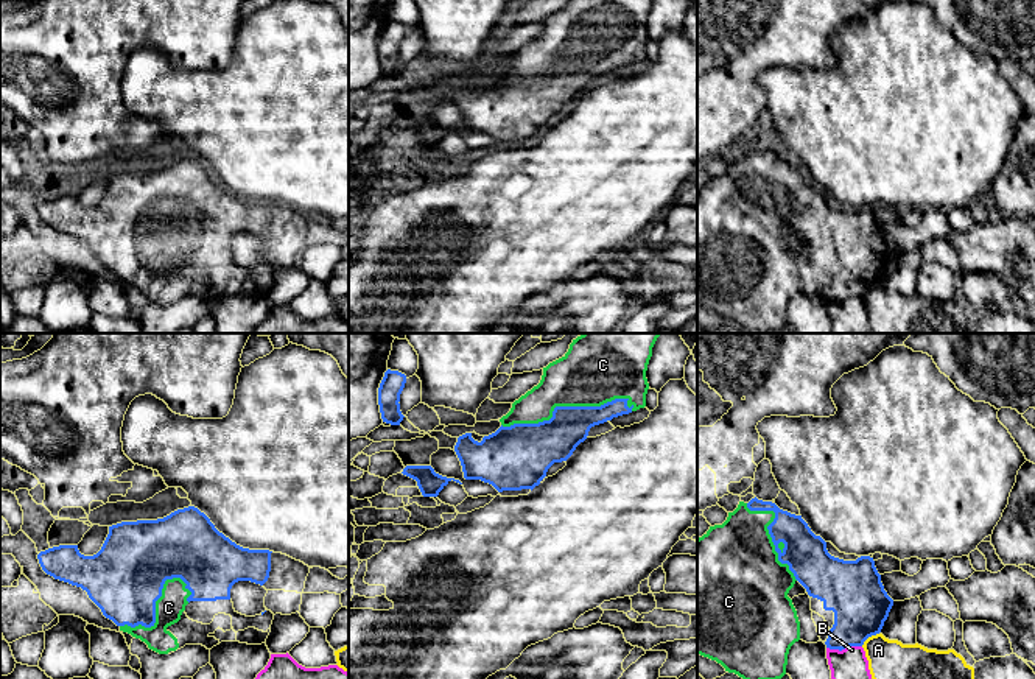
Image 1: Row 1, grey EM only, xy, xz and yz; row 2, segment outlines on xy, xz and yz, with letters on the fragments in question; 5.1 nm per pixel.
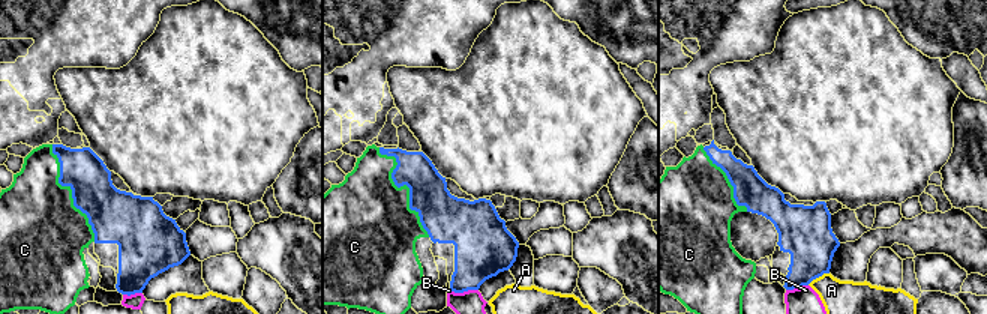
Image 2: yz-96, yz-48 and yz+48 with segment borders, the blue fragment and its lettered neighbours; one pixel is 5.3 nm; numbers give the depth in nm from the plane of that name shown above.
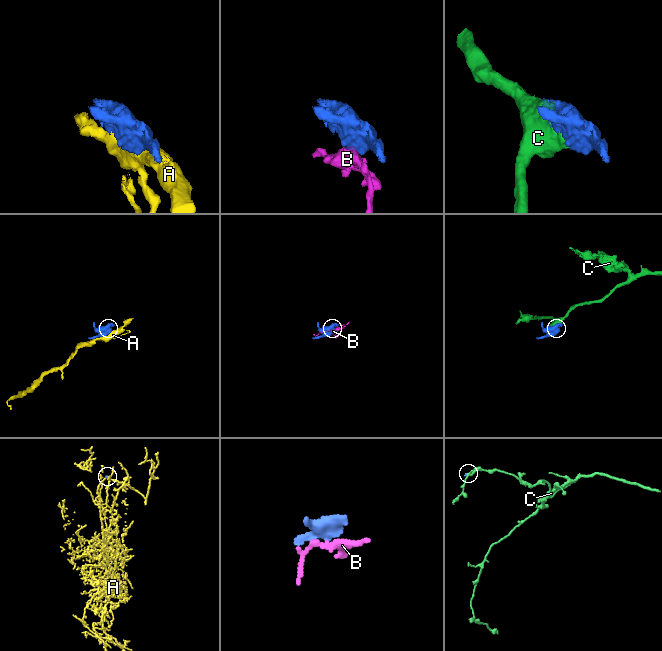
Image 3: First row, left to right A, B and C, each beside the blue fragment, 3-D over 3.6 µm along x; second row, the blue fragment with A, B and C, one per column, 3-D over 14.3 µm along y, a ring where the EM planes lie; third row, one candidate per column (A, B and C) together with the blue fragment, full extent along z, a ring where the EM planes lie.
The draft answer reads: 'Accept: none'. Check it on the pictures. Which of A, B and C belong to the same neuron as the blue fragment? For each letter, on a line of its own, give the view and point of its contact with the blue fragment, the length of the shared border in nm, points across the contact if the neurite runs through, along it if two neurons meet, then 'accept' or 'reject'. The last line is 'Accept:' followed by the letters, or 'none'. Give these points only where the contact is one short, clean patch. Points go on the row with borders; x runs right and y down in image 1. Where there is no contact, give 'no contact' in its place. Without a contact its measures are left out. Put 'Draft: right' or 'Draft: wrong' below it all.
A: meets blue in yz at (869, 636); contact 120 nm long; border along yz (878, 633), (872, 634), (861, 645); reject
B: meets blue in yz at (844, 648); contact 180 nm long; border along yz (861, 645), (849, 645), (841, 650), (827, 648); reject
C: meets blue in xz at (567, 407); contact 700 nm long; accept
Accept: C
Draft: wrong

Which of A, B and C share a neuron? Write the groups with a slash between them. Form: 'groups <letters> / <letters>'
groups A / B / C

